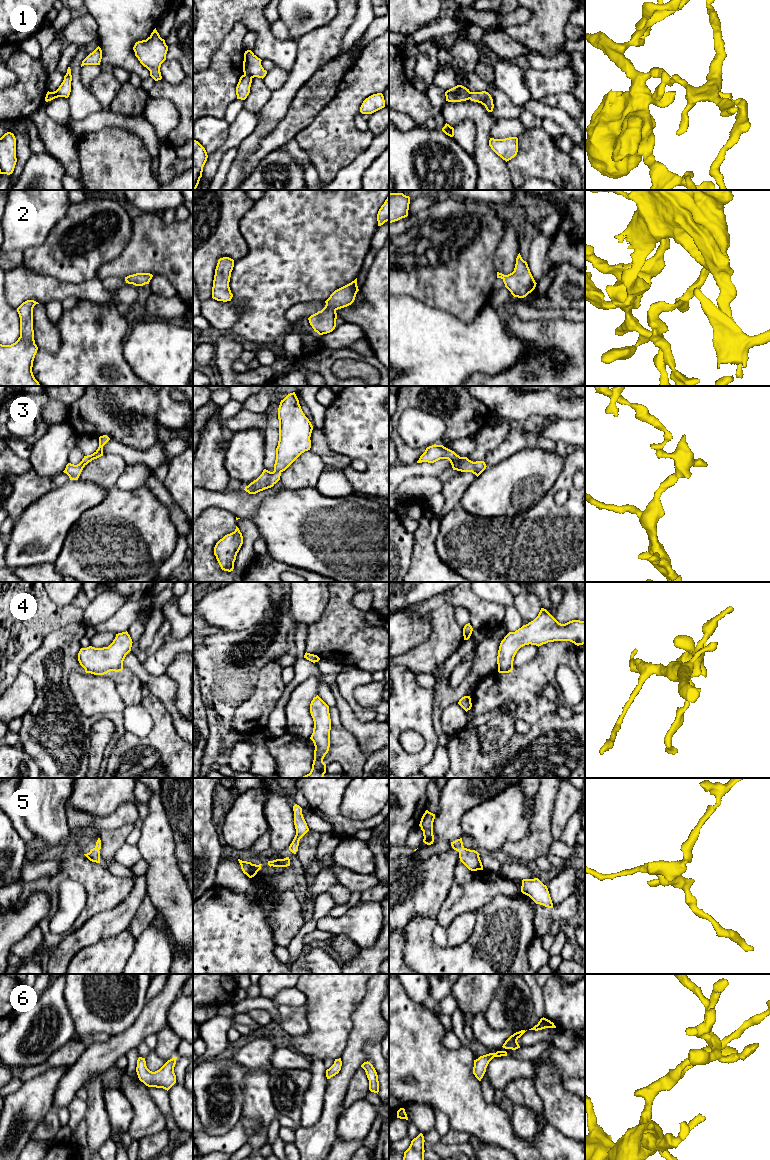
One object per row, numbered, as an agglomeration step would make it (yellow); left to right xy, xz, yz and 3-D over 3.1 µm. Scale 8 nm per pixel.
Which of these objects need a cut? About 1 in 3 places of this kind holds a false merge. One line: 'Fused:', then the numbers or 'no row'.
Fused: 1

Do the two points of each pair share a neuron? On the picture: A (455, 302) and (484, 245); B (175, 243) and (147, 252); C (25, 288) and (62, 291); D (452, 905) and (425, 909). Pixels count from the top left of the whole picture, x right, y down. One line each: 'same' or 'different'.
A: same
B: same
C: same
D: different

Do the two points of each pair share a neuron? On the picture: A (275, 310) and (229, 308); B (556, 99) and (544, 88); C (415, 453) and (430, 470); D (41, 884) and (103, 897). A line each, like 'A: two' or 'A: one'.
A: two
B: two
C: two
D: one

